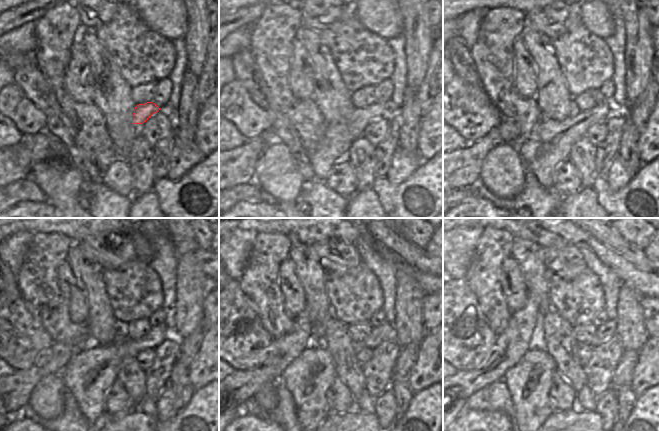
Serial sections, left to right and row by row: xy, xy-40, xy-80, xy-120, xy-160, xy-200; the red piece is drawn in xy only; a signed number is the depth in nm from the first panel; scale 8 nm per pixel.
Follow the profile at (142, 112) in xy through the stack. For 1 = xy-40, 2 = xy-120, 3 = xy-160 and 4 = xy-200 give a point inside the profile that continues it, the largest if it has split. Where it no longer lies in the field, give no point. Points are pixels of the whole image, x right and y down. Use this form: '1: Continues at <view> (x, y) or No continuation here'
1: Continues at xy-40 (365, 115)
2: Continues at xy-120 (157, 334)
3: Continues at xy-160 (379, 334)
4: Continues at xy-200 (604, 332).

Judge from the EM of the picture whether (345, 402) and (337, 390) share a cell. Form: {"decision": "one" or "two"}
{"decision": "one"}

